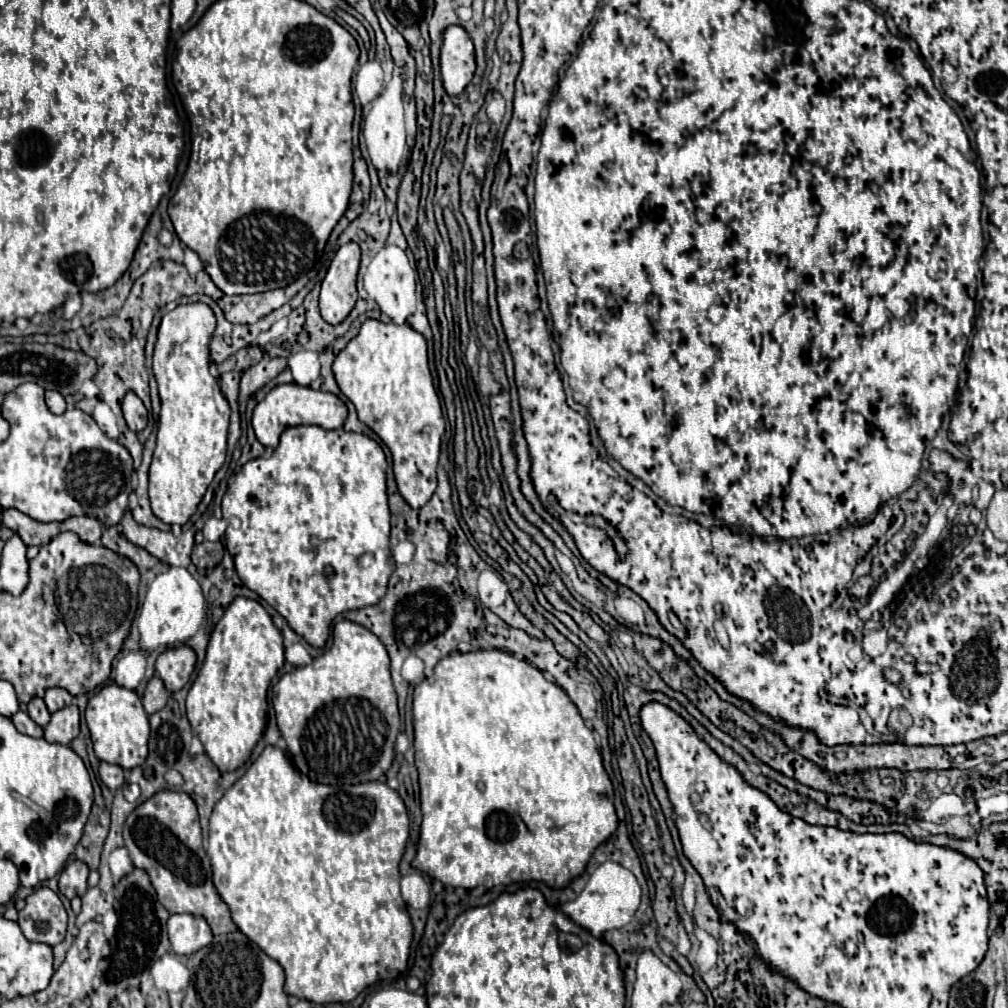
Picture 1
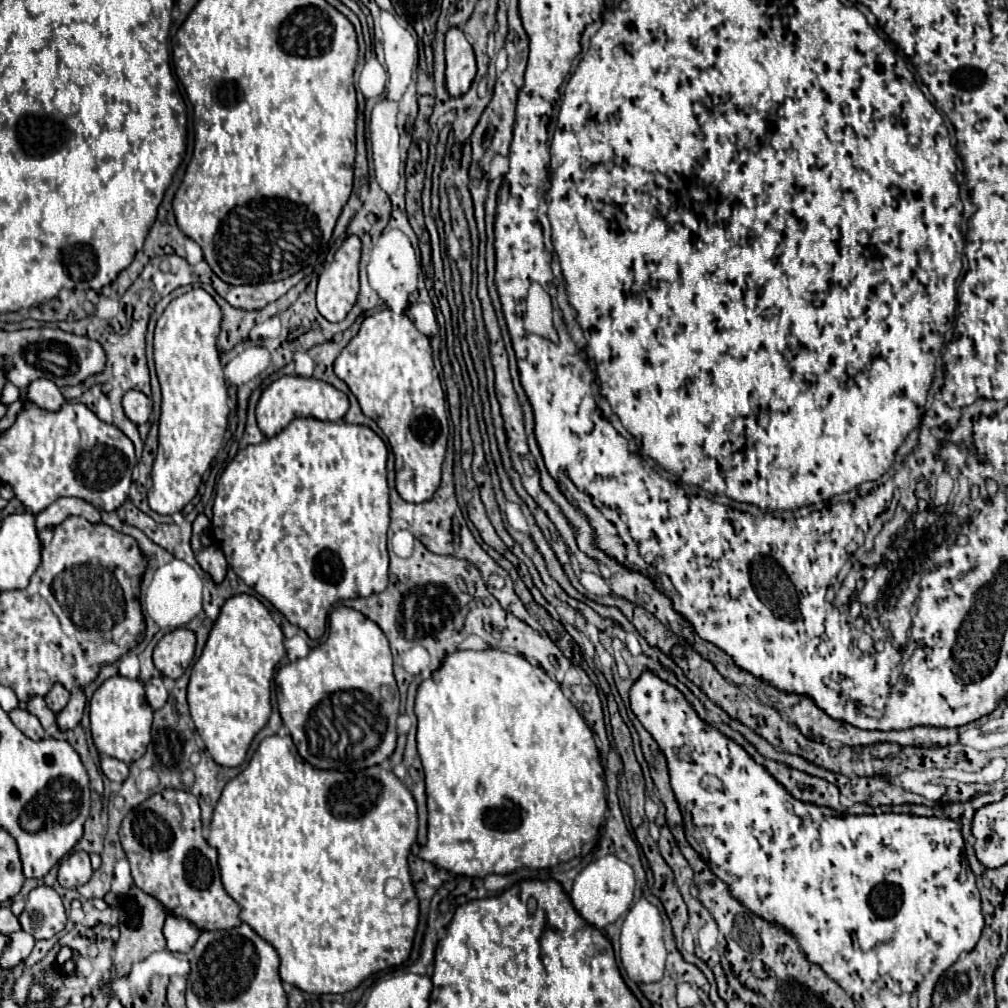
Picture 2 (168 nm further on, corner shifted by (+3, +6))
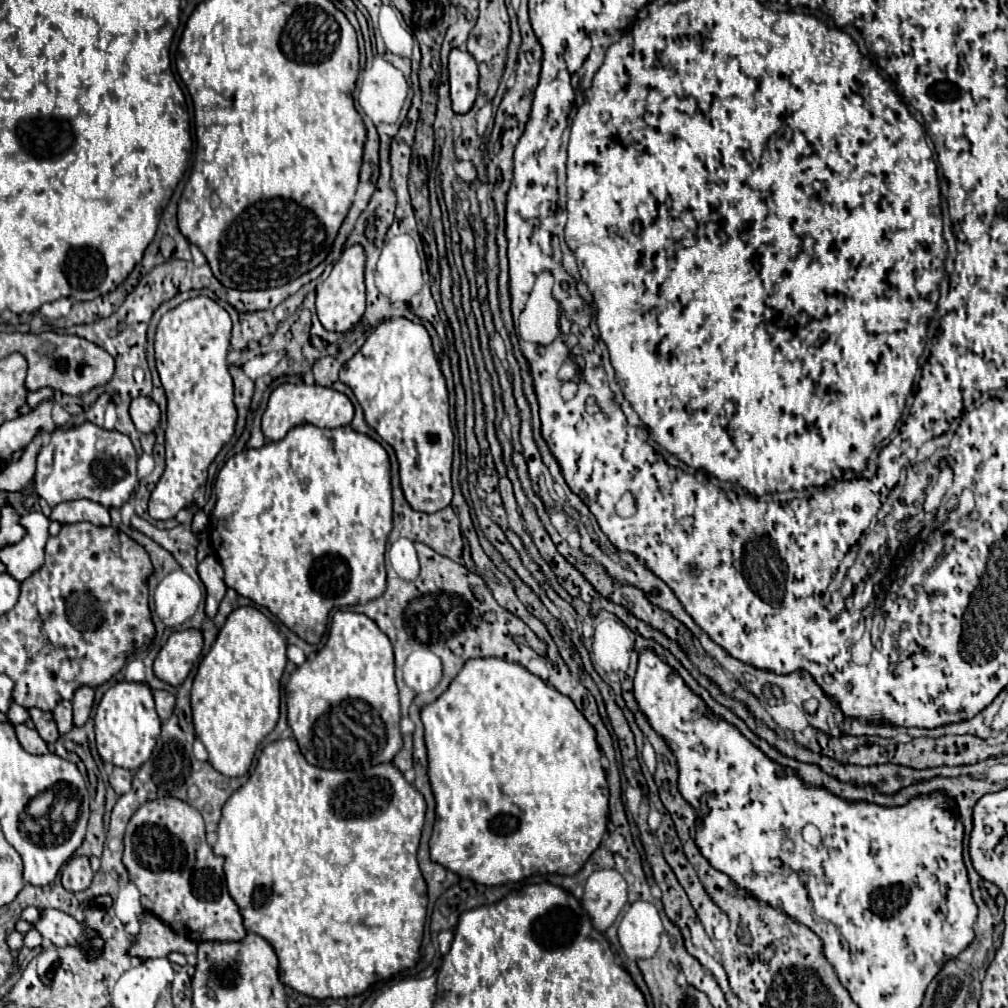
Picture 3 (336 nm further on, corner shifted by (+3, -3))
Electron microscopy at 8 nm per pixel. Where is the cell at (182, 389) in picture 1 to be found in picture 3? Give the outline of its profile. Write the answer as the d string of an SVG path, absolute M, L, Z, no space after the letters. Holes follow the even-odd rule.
M195 296L169 310L157 326L154 351L167 394L167 464L157 482L149 514L153 520L169 520L193 502L195 490L205 484L207 468L233 436L237 408L233 402L233 378L227 368L231 342L231 318L223 306L207 296Z

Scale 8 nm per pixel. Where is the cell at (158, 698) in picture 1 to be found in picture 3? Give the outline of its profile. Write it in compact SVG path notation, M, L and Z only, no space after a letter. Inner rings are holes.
M153 690L153 696L155 696L155 704L157 704L157 714L165 722L173 714L175 696L167 690Z

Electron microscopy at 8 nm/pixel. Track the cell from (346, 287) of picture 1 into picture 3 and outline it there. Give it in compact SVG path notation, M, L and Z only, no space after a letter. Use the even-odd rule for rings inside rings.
M353 244L343 250L341 258L333 266L329 278L317 286L317 316L321 324L331 332L347 332L351 330L365 312L365 250L359 244Z

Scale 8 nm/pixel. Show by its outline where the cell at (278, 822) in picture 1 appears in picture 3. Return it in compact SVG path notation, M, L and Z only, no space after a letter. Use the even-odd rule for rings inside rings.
M291 738L271 742L263 748L253 774L239 790L235 790L235 794L227 800L223 808L223 816L217 828L219 840L213 846L213 852L225 858L225 880L229 886L229 894L233 896L237 906L241 906L239 910L245 928L249 932L259 934L273 946L279 958L279 980L285 986L291 986L293 990L311 998L337 1000L363 994L375 982L387 980L393 974L413 968L417 964L427 916L427 884L417 864L417 848L423 820L425 820L425 798L413 784L409 784L403 778L403 774L391 762L377 764L367 770L325 770L309 764L301 754L297 742Z

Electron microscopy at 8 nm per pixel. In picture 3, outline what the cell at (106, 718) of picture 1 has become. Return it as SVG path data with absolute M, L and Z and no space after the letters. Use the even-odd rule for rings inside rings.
M117 682L103 694L95 712L97 750L103 762L111 762L127 770L137 770L149 760L159 734L161 720L155 712L151 688L145 682Z

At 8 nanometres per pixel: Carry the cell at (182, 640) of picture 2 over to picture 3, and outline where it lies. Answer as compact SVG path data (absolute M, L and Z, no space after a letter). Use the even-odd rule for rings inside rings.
M189 628L173 632L155 658L153 664L155 676L171 686L181 686L181 682L191 672L193 662L199 658L201 650L203 650L201 630Z

